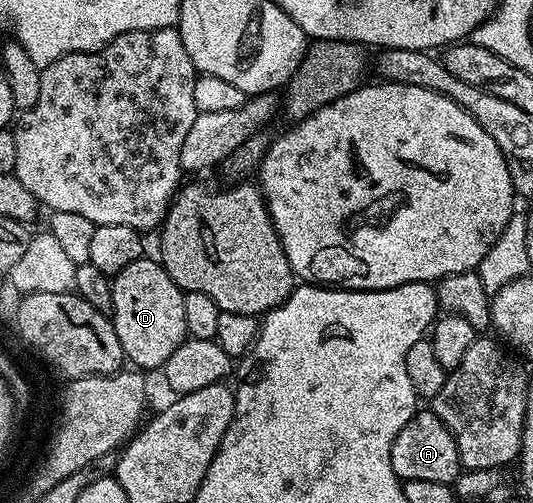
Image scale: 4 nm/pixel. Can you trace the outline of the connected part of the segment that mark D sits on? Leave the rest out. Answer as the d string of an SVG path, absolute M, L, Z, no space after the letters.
M158 262L132 263L125 271L112 276L113 281L113 326L117 329L119 345L123 345L126 360L133 359L137 369L156 367L161 369L165 359L179 349L187 337L181 321L180 287L173 286L169 274L161 269Z

